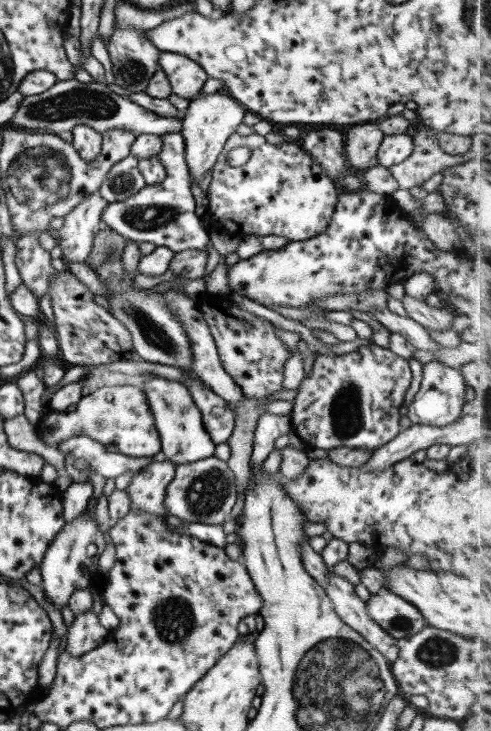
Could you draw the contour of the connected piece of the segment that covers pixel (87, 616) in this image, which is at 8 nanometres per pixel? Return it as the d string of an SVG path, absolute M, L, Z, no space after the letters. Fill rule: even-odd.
M92 610L86 613L80 613L74 616L74 623L67 630L66 648L73 657L82 656L105 643L106 639L111 636L111 632L100 624L99 616L94 614Z

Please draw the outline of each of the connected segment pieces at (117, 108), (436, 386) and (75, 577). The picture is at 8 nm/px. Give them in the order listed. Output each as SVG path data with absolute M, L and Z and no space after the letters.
M76 79L56 81L56 84L34 96L23 97L17 113L6 123L26 131L44 131L58 135L62 132L72 132L78 125L91 127L100 134L112 129L132 131L136 136L140 134L174 134L182 132L182 118L184 111L180 110L179 118L164 118L160 115L136 104L131 98L116 94L108 88L107 83L82 83Z
M438 360L423 365L423 379L420 389L409 405L407 417L414 424L442 427L456 422L469 406L465 395L468 390L463 374L451 366L446 366Z
M86 510L73 522L65 523L64 528L50 543L44 559L39 564L41 587L47 599L62 612L69 606L69 598L74 592L86 589L92 579L97 577L99 559L107 546L107 536L99 529L97 521L92 521L91 512Z

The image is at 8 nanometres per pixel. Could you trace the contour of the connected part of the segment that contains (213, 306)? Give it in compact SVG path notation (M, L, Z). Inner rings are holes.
M206 293L198 300L198 308L213 336L224 370L242 389L244 396L260 399L262 408L274 401L271 400L273 394L283 389L285 362L292 355L276 335L276 330L280 329L270 321L244 311L227 296Z

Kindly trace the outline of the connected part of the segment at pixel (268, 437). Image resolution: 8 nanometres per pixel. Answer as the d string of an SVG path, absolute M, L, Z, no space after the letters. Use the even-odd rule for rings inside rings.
M263 412L258 418L253 438L253 453L250 466L260 467L270 452L275 450L274 442L292 429L291 415L273 415Z

